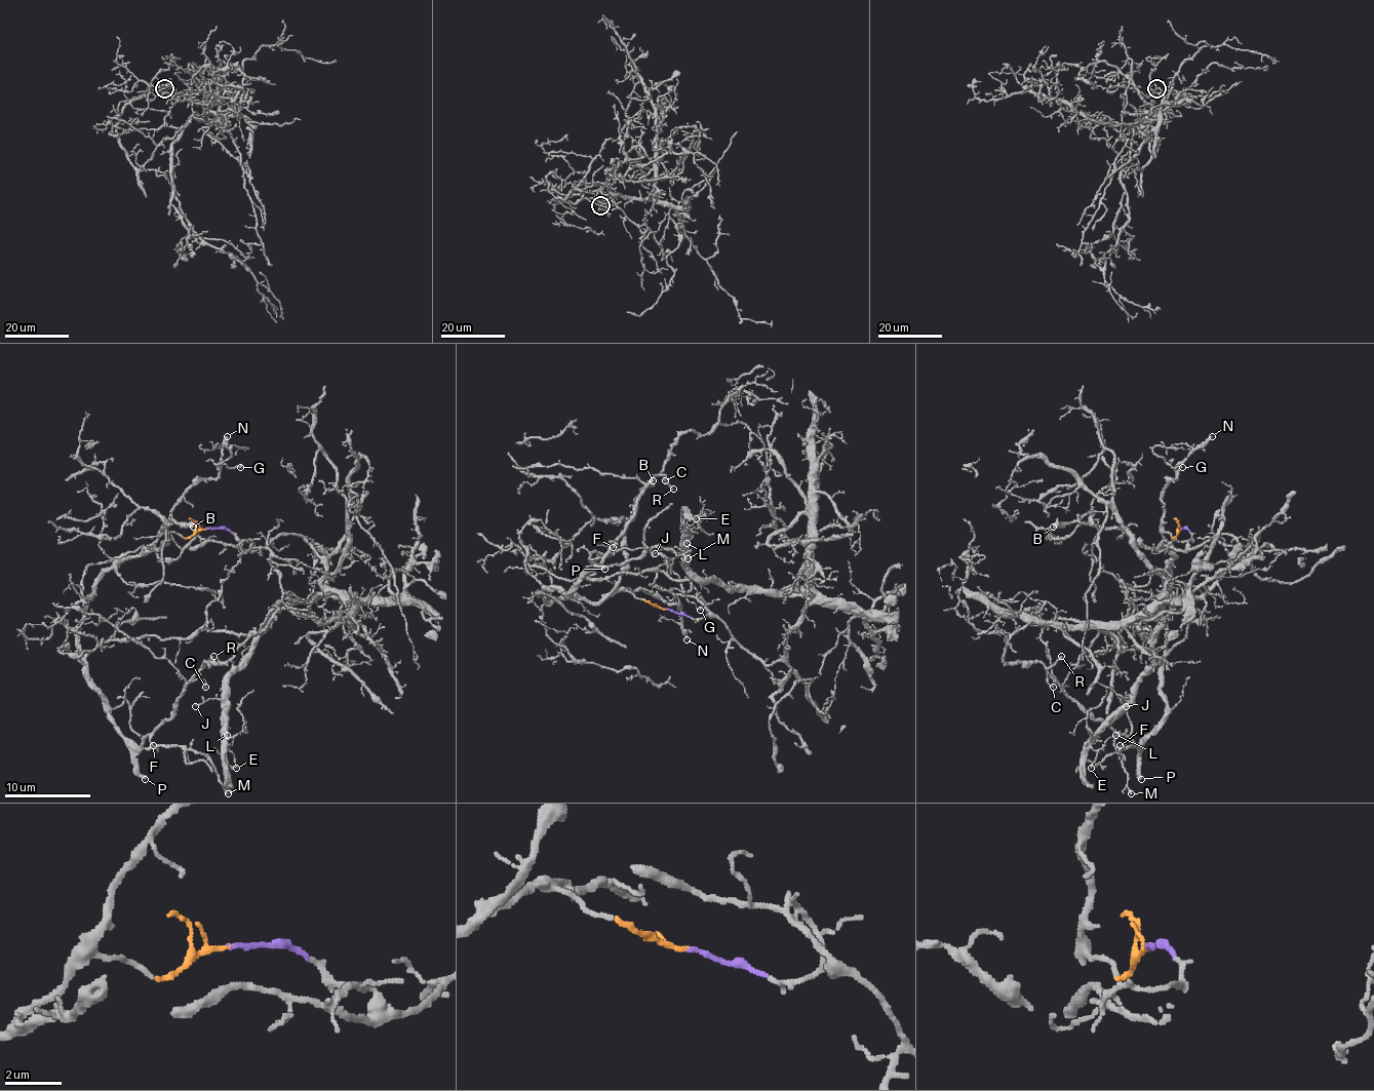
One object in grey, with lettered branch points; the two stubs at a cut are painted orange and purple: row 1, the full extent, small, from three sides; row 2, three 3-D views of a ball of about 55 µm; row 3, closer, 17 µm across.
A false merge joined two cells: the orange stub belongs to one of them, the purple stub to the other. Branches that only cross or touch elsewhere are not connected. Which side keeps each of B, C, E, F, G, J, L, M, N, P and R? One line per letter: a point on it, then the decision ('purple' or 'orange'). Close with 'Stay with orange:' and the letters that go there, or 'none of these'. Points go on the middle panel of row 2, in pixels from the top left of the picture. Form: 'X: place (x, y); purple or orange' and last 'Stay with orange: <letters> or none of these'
B: place (653, 480); orange
C: place (665, 480); orange
E: place (696, 518); purple
F: place (613, 547); orange
G: place (700, 610); orange
J: place (655, 553); purple
L: place (686, 543); purple
M: place (688, 558); orange
N: place (686, 639); orange
P: place (604, 569); orange
R: place (673, 489); orange
Stay with orange: B, C, F, G, M, N, P, R

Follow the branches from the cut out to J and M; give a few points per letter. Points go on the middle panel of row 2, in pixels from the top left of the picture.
J: (666, 608), (717, 619), (774, 663), (806, 604), (799, 595), (703, 582), (679, 554), (662, 547), (656, 554)
M: (666, 608), (623, 590), (595, 601), (540, 595), (567, 592), (599, 567), (660, 547), (688, 558)

